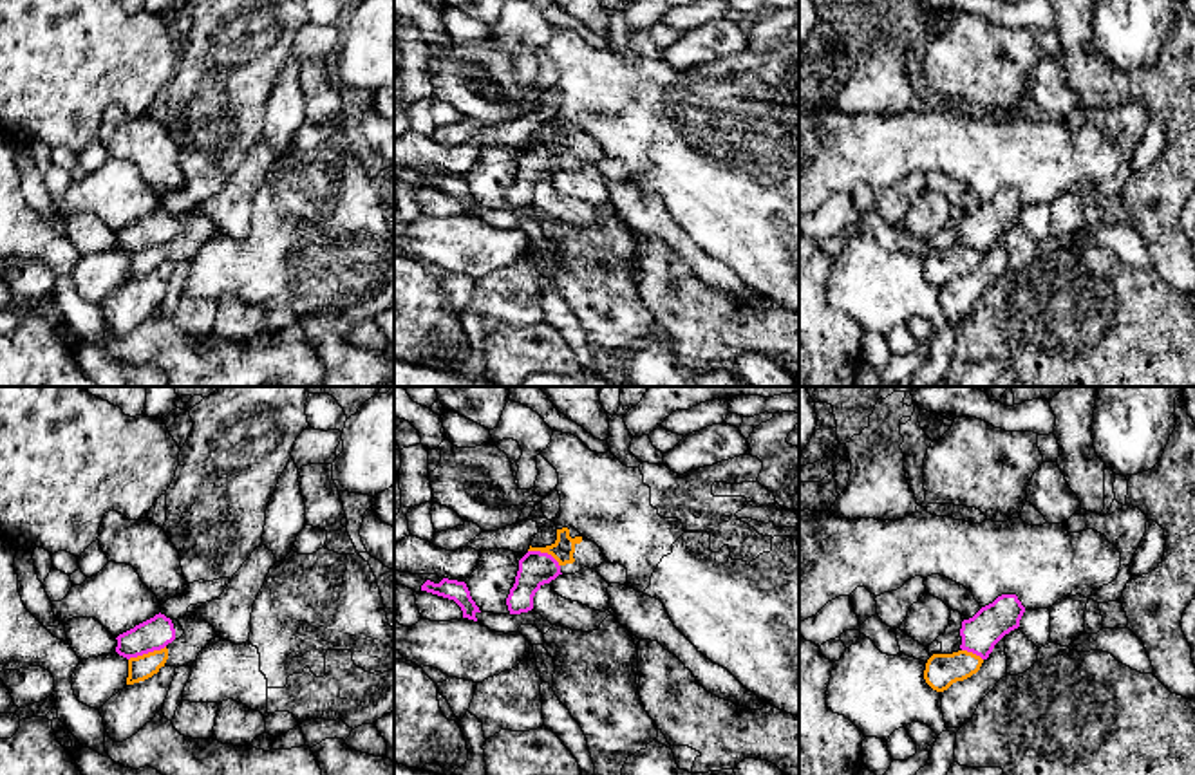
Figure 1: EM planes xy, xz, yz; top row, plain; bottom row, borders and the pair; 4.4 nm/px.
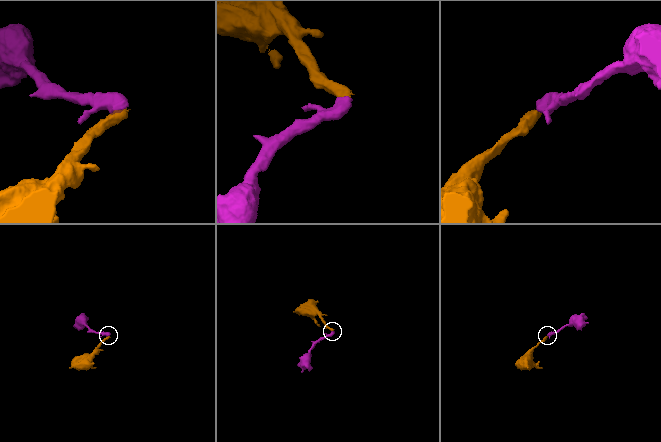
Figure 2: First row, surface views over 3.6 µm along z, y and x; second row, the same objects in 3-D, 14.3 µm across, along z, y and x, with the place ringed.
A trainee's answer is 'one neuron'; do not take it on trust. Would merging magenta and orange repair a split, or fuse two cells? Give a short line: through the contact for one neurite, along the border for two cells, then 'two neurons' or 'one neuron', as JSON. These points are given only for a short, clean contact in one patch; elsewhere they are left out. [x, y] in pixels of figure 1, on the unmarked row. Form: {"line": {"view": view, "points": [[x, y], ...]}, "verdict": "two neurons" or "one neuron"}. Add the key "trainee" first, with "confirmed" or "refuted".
{"trainee": "refuted", "line": {"view": "xy", "points": [[165, 241], [129, 255]]}, "verdict": "two neurons"}

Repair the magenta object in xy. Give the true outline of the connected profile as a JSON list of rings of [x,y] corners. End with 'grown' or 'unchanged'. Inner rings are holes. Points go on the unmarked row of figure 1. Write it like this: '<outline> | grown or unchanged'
[[[159,208],[154,213],[119,229],[116,233],[116,247],[127,255],[137,253],[165,244],[174,235],[179,235],[183,229],[184,226],[177,215],[170,215]]] | grown

